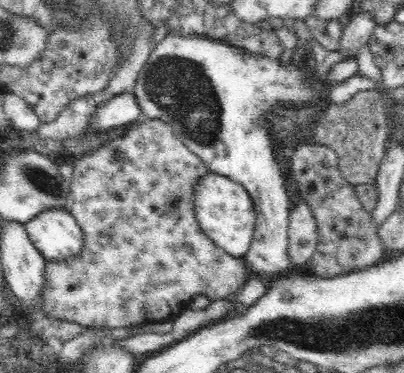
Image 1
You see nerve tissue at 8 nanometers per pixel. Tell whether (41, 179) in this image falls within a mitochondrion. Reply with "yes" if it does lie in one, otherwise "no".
yes

